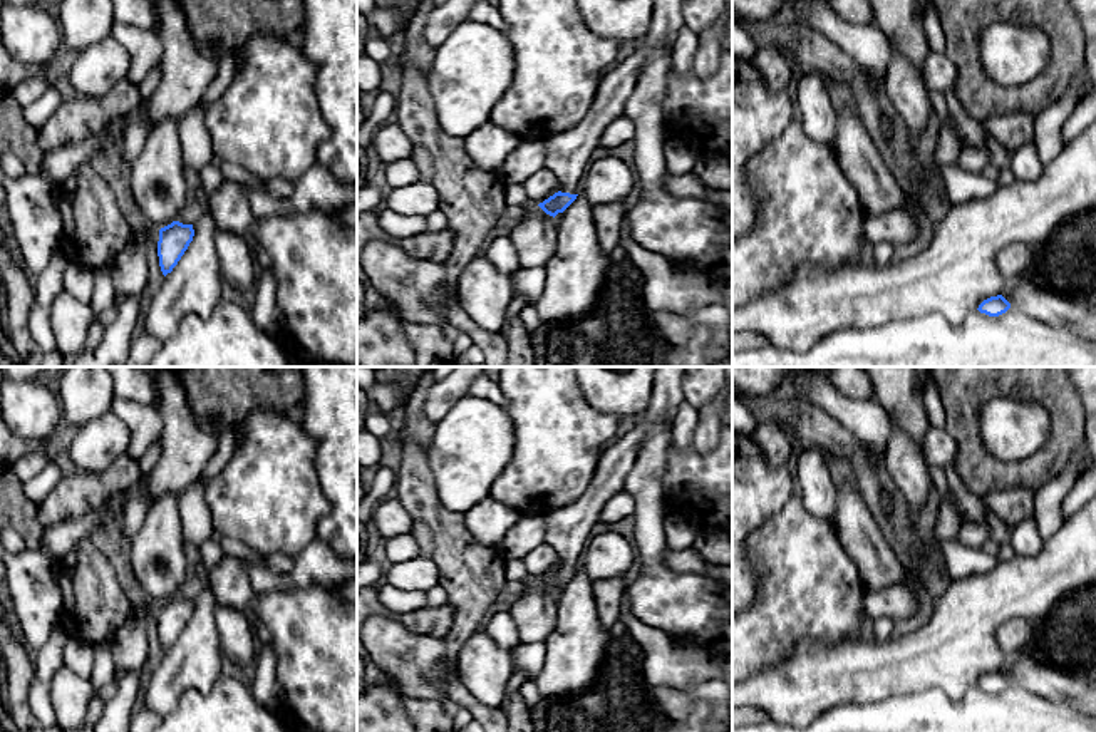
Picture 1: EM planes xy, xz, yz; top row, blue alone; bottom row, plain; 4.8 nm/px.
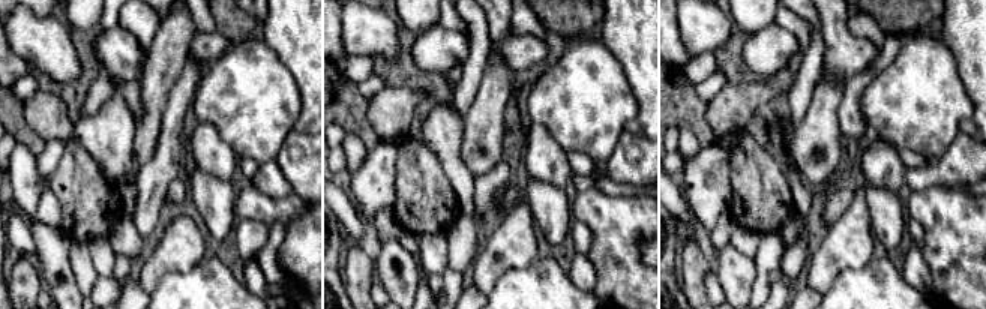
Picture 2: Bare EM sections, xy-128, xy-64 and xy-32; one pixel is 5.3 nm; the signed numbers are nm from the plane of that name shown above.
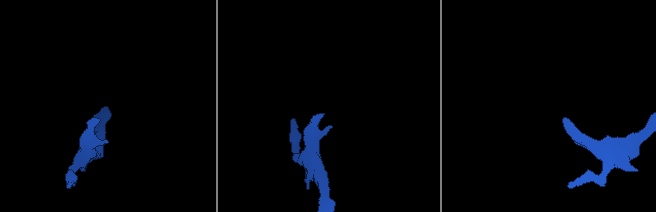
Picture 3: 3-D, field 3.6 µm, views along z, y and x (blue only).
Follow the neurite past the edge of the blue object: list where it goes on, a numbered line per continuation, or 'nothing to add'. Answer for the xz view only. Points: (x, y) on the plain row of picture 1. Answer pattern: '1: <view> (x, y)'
1: xz (568, 528)

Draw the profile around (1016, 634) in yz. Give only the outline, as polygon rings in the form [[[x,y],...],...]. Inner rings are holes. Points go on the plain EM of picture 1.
[[[1011,618],[997,630],[997,642],[1002,652],[1029,648],[1034,637],[1034,623],[1026,618]]]

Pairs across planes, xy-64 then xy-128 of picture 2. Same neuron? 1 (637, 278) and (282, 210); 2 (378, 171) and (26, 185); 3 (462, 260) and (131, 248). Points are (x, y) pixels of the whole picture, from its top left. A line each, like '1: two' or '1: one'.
1: one
2: two
3: one

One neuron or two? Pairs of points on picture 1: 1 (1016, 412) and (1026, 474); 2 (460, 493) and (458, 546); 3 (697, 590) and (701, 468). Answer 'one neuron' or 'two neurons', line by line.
1: two neurons
2: two neurons
3: two neurons

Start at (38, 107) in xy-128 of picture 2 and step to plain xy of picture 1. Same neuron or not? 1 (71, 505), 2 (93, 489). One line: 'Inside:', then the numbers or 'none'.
Inside: 1, 2

